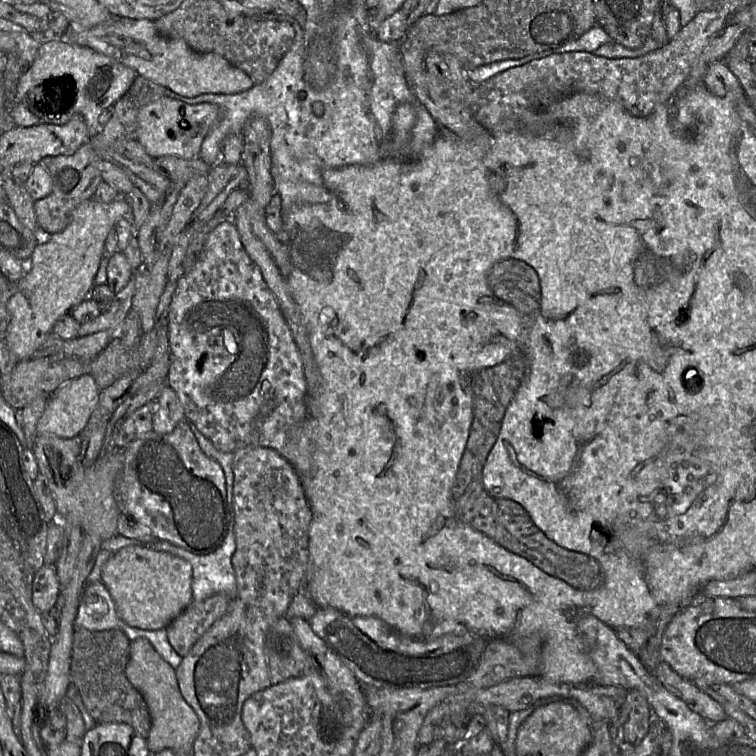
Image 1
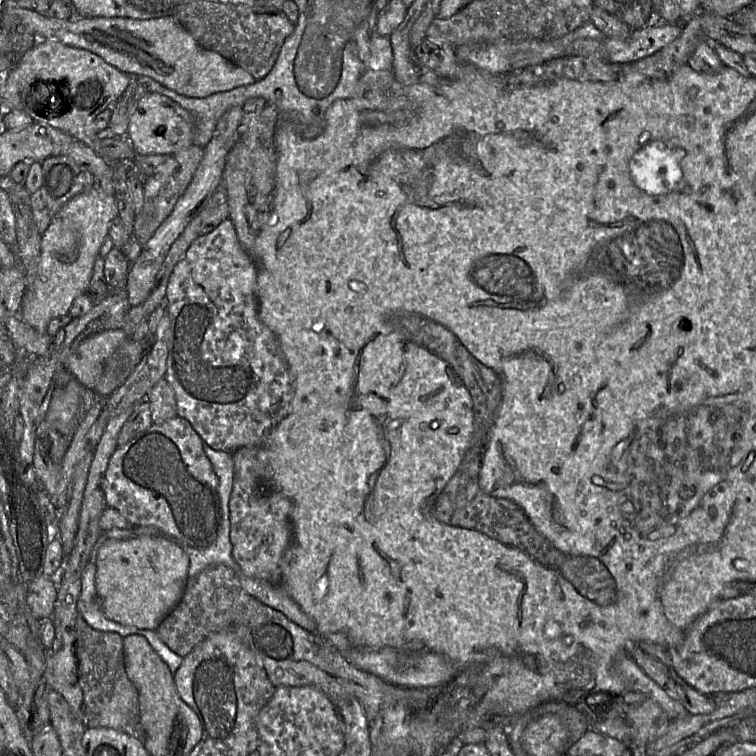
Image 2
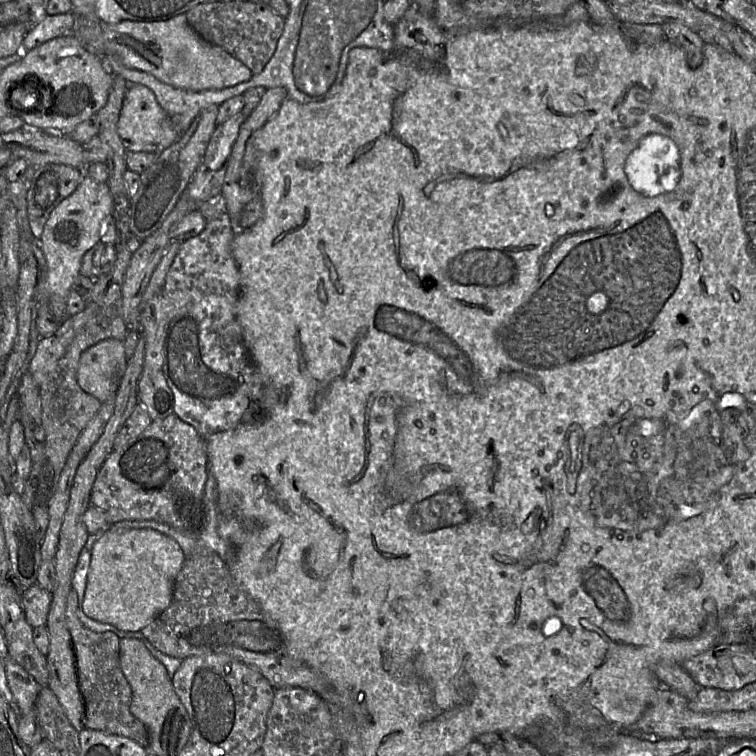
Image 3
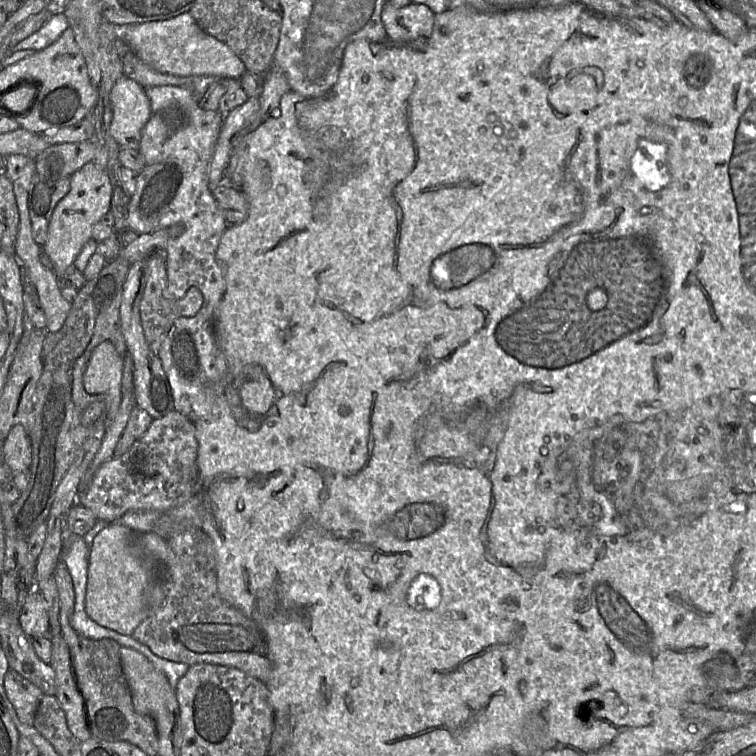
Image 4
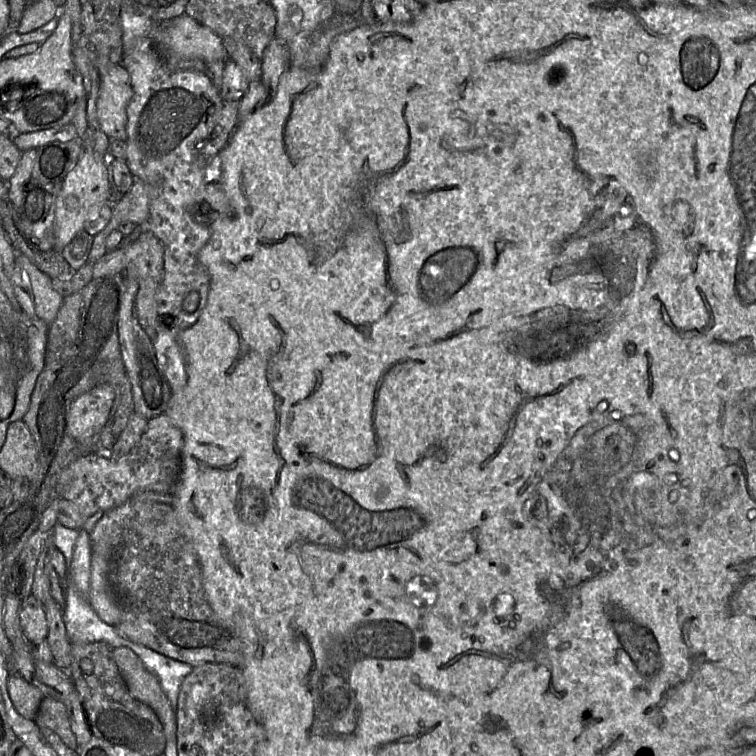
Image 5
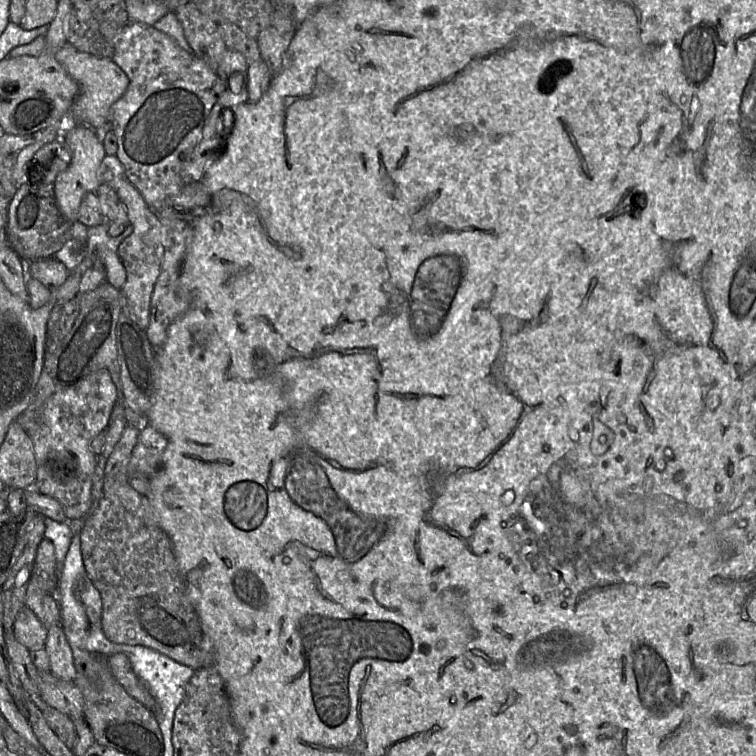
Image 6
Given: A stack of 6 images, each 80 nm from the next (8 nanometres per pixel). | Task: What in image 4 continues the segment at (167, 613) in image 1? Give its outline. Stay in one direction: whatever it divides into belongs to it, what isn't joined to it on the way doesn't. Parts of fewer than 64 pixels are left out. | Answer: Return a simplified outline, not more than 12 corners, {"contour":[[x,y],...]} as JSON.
{"contour":[[106,524],[90,548],[87,615],[124,635],[165,599],[154,532]]}

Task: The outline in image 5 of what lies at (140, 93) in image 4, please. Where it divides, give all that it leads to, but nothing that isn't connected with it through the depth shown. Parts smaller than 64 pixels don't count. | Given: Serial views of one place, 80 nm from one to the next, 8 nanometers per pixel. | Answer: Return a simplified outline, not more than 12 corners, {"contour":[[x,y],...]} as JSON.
{"contour":[[122,64],[100,76],[97,117],[126,141],[131,78]]}

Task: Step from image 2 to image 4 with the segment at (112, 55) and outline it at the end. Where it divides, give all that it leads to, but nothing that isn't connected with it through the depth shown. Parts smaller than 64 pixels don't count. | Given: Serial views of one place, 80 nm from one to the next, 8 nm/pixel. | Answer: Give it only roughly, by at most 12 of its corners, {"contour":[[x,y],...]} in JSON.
{"contour":[[188,12],[116,26],[161,73],[240,79],[231,48]]}

